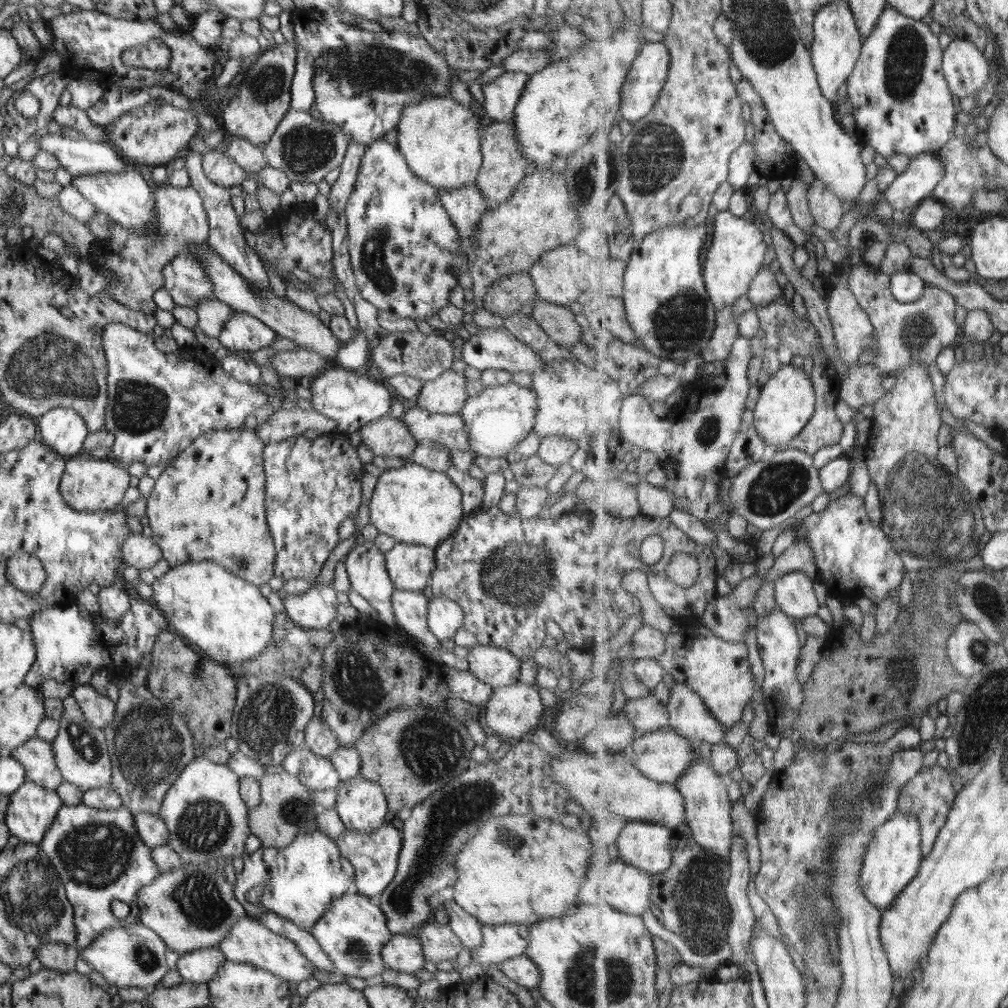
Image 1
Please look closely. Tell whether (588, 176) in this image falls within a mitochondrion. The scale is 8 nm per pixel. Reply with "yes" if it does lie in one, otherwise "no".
yes

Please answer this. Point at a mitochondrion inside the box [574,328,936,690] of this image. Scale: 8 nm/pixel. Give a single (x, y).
(776, 486)

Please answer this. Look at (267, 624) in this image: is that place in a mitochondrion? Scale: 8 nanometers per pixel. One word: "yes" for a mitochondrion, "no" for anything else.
no

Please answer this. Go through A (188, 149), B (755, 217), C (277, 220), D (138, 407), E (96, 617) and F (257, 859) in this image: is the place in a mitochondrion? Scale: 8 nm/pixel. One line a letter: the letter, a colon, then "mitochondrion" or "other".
A: other
B: other
C: other
D: mitochondrion
E: other
F: other

